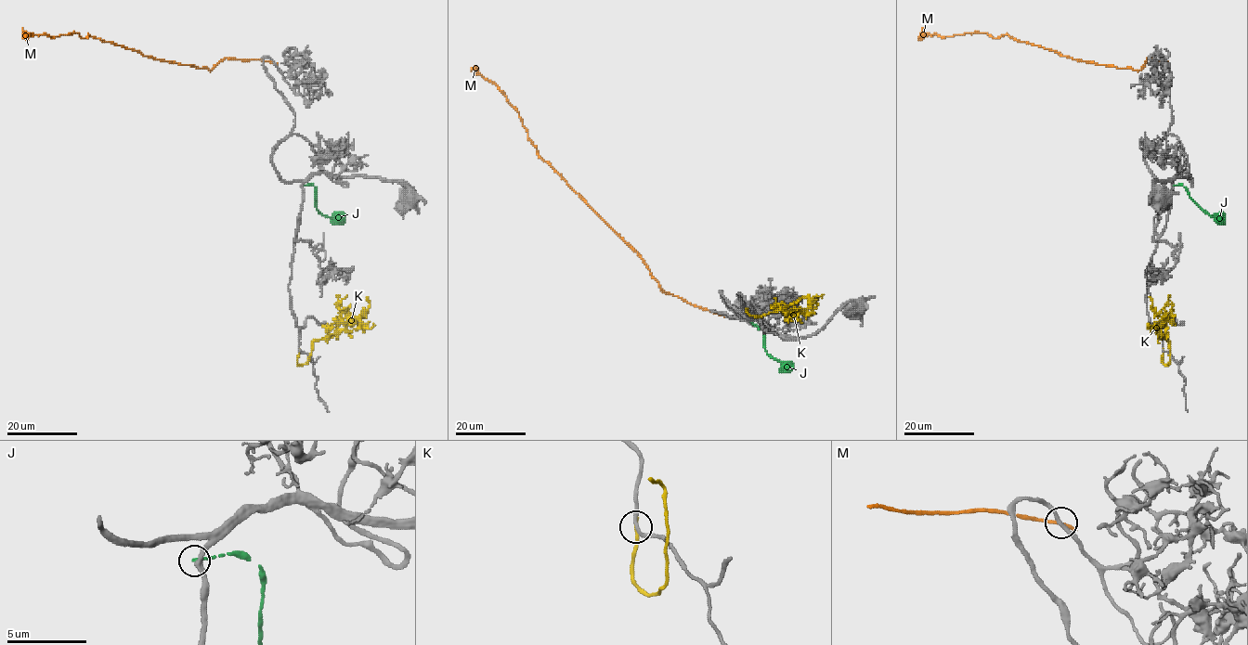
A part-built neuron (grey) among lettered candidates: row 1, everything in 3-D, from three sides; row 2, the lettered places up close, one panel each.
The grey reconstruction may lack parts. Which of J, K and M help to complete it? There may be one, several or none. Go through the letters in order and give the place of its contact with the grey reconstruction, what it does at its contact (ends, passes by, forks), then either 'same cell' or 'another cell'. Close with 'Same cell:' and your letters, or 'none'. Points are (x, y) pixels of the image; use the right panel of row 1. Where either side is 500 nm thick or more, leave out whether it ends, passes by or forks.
J: (1173, 186) | it ends | another cell
K: (1163, 350) | it ends | same cell
M: (1167, 62) | it ends | another cell
Same cell: K

